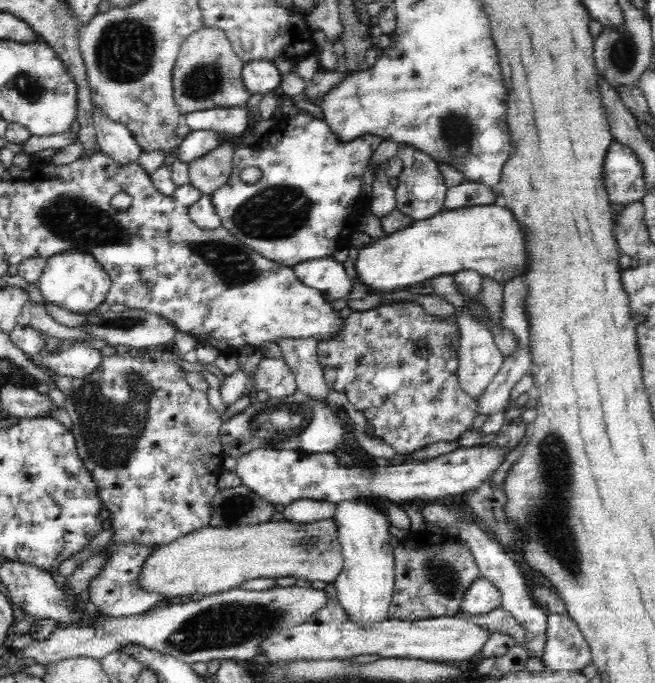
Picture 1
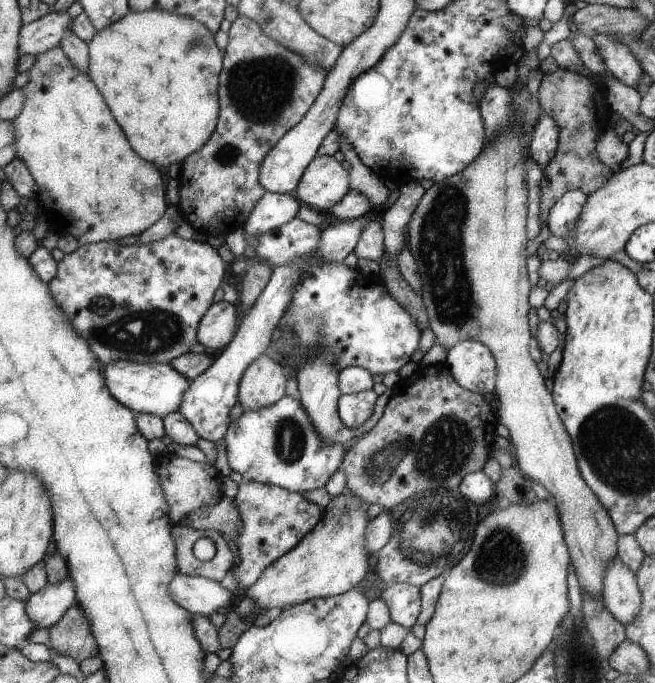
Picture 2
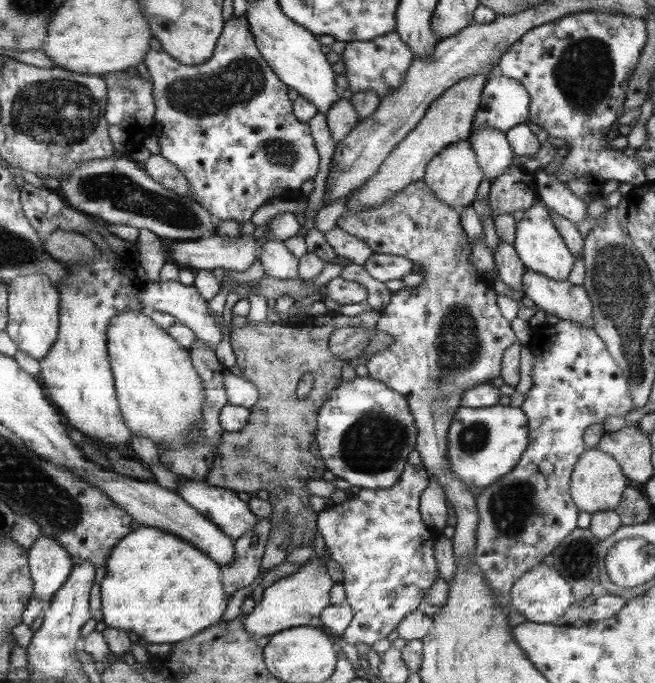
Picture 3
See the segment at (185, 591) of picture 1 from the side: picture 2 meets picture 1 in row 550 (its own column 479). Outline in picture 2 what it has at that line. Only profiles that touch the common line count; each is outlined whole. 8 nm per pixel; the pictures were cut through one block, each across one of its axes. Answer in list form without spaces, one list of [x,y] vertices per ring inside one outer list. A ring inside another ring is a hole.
[[[527,85],[523,87],[512,87],[509,92],[512,93],[515,100],[515,112],[519,113],[520,117],[523,117],[523,131],[519,133],[511,132],[510,135],[500,135],[499,139],[496,139],[494,143],[486,143],[483,148],[483,152],[470,163],[463,171],[457,172],[455,175],[449,176],[443,181],[432,184],[428,190],[422,195],[418,206],[414,209],[412,216],[407,224],[407,240],[406,244],[410,247],[414,258],[419,266],[419,271],[422,277],[423,287],[421,290],[421,296],[424,304],[427,308],[429,316],[429,326],[432,328],[436,335],[435,344],[441,344],[447,350],[447,352],[455,346],[455,343],[466,339],[474,339],[487,345],[491,352],[495,355],[496,360],[499,361],[499,375],[496,379],[496,400],[500,402],[500,406],[497,408],[499,412],[499,419],[506,428],[508,428],[510,434],[509,439],[513,446],[513,453],[516,456],[517,467],[526,476],[526,478],[536,481],[540,486],[545,488],[548,493],[551,494],[552,500],[556,504],[556,508],[559,510],[559,519],[563,527],[563,536],[566,540],[567,547],[570,549],[571,562],[574,565],[576,574],[581,584],[582,593],[590,595],[593,599],[602,599],[604,592],[604,578],[606,578],[606,570],[611,566],[611,562],[616,559],[618,554],[617,544],[620,539],[620,534],[615,528],[615,523],[611,519],[610,513],[604,508],[604,505],[600,502],[599,497],[591,489],[587,481],[579,469],[578,458],[575,456],[574,444],[571,441],[571,435],[567,431],[566,425],[563,423],[563,419],[559,416],[559,411],[555,407],[555,400],[552,400],[552,394],[548,392],[546,388],[545,378],[542,378],[536,362],[532,360],[530,356],[530,348],[528,348],[528,342],[530,342],[530,328],[528,328],[528,310],[530,310],[530,304],[528,304],[528,292],[530,292],[530,280],[528,280],[528,270],[526,270],[526,214],[528,214],[528,187],[527,187],[527,160],[525,159],[525,149],[529,148],[529,142],[532,140],[533,130],[538,119],[543,114],[543,109],[538,103],[536,95],[532,95],[528,91]]]

